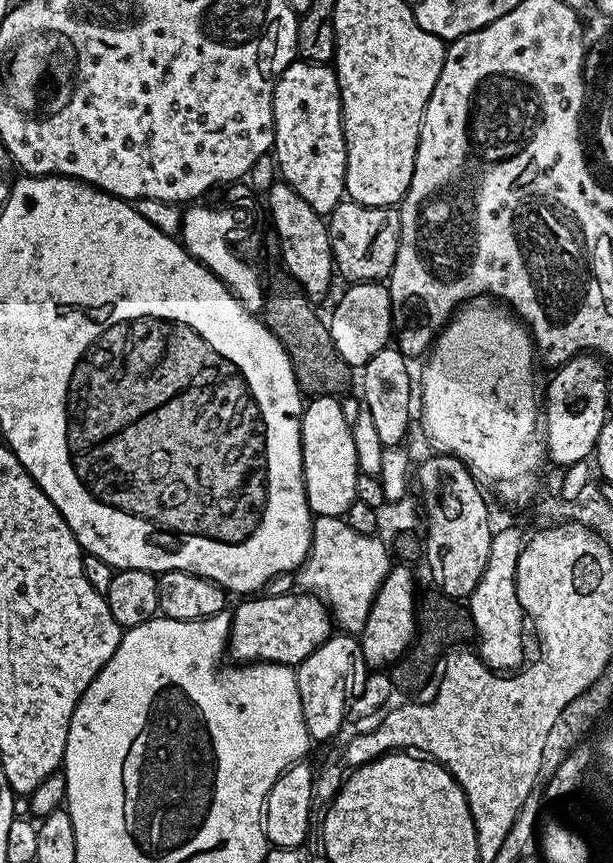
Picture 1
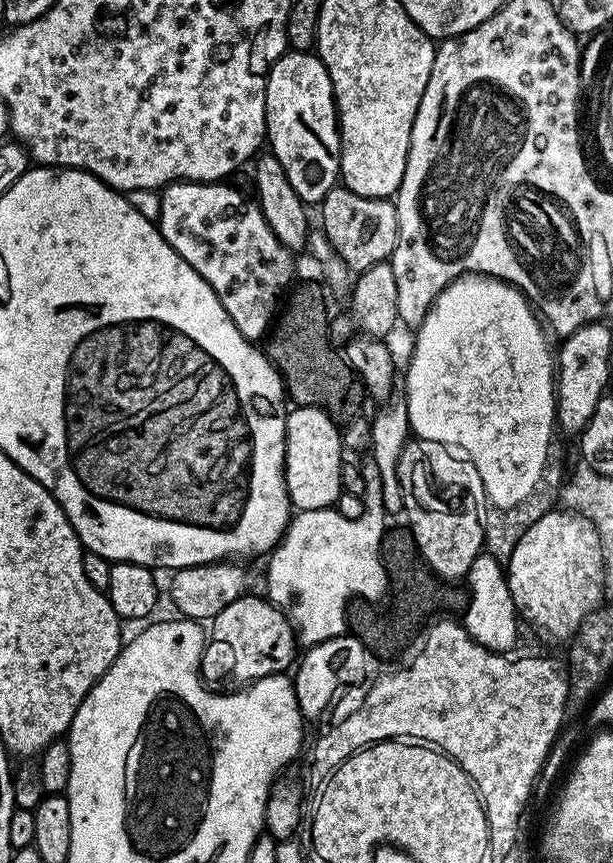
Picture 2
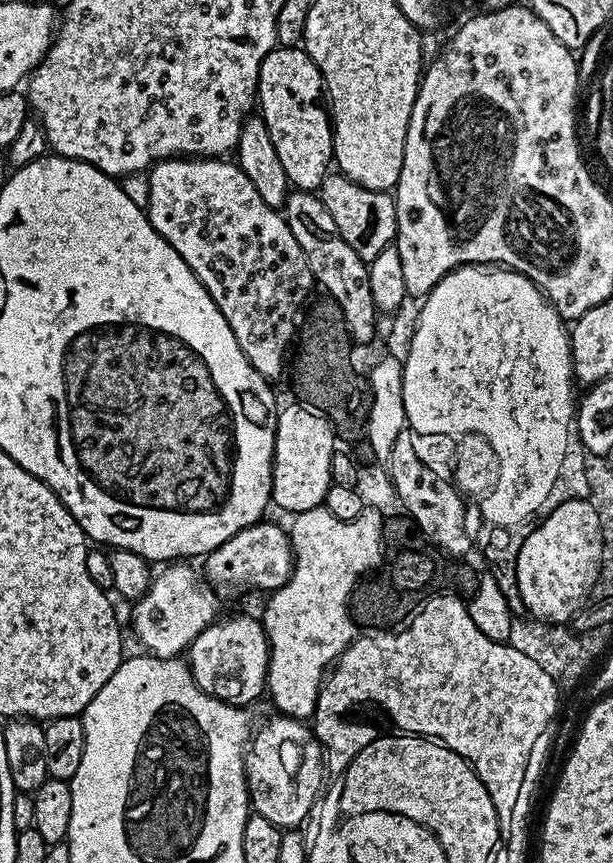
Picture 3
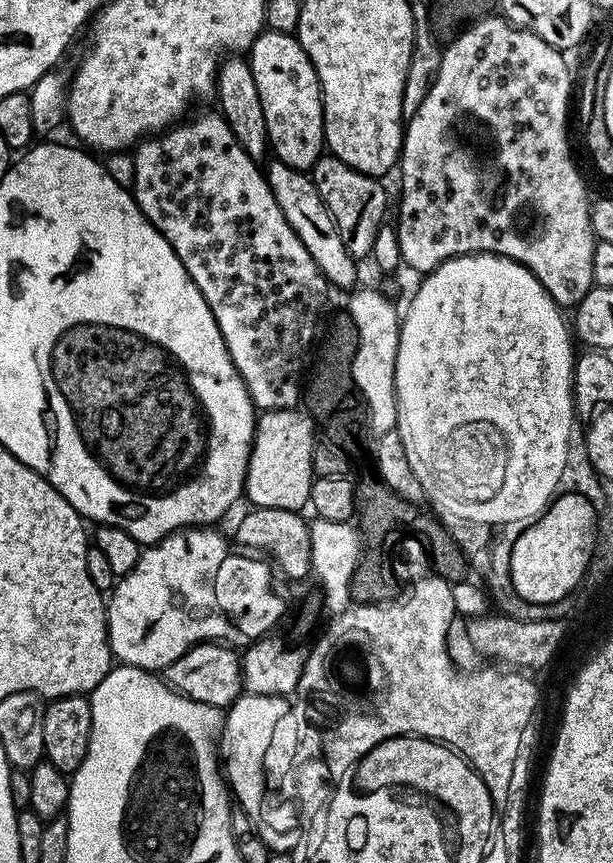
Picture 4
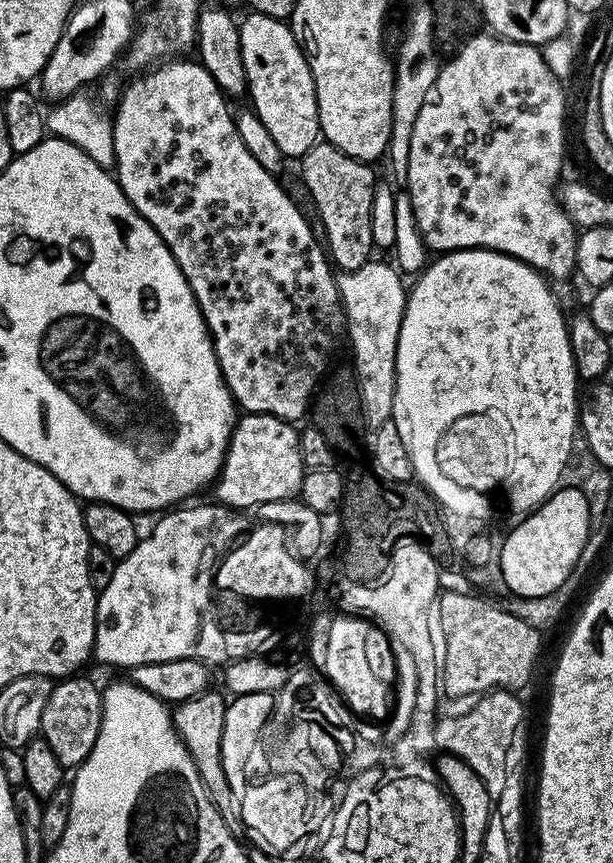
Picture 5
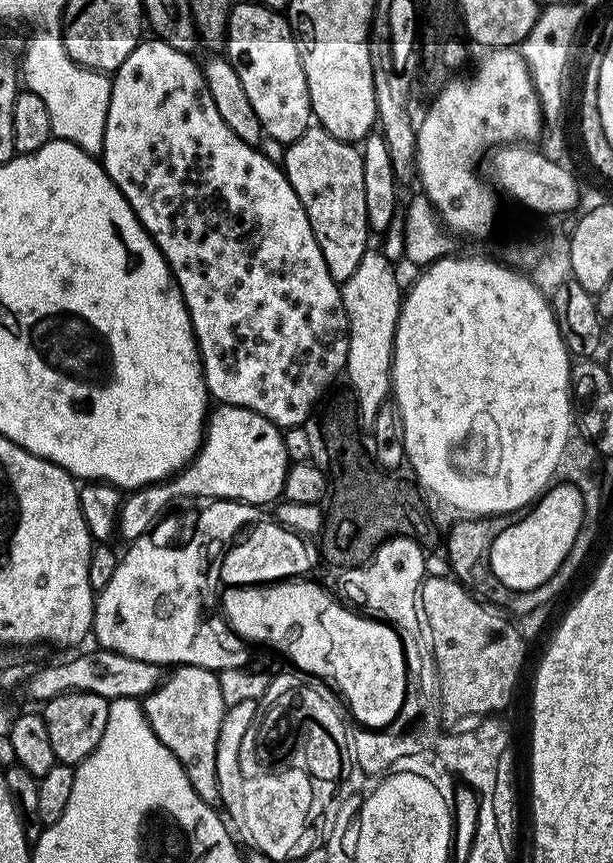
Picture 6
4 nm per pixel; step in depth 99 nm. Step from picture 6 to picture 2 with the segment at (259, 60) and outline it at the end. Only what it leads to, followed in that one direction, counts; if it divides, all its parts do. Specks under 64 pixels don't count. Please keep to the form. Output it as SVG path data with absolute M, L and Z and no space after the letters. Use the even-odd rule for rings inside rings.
M285 51L283 56L279 56L273 62L271 70L268 71L268 81L266 82L266 144L267 147L272 147L269 148L271 155L276 156L278 162L282 162L282 170L286 174L286 178L290 178L290 186L294 186L298 198L304 201L305 205L319 205L320 201L326 198L326 194L330 194L330 190L337 187L340 180L340 126L336 110L336 96L332 93L332 83L326 66L320 61L319 56L312 52Z

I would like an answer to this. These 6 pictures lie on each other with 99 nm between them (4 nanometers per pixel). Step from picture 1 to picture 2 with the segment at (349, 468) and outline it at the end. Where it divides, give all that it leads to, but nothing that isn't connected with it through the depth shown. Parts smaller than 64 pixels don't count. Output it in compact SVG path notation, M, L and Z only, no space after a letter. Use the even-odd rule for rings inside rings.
M299 406L293 407L287 413L287 418L284 481L289 504L301 512L333 507L342 495L340 483L346 463L344 444L336 429L339 428L337 421L327 416L321 408Z

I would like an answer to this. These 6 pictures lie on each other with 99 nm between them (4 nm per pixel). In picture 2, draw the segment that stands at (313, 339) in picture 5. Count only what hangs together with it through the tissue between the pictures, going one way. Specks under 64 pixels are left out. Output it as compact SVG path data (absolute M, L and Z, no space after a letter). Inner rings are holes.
M177 180L160 192L160 201L162 214L158 227L168 245L211 286L230 322L238 326L240 333L247 340L263 341L281 311L286 293L294 284L292 275L296 272L296 264L292 261L293 249L281 244L274 230L270 230L259 203L252 198L247 200L238 189L231 188L228 182L195 184L192 180Z

